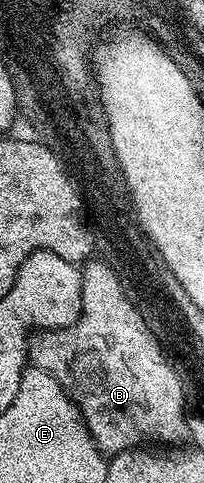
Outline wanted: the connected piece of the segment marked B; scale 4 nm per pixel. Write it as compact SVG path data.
M86 264L82 268L84 289L82 290L82 302L80 303L80 316L75 324L70 324L55 330L40 330L28 341L28 352L30 353L31 367L46 370L60 385L67 396L76 403L80 409L80 417L83 418L89 434L94 438L94 442L100 447L101 452L109 457L117 456L119 452L125 452L131 448L141 446L176 446L186 440L184 435L184 419L181 416L180 408L180 387L176 383L177 375L172 376L168 371L168 366L160 358L160 353L156 351L156 344L153 344L152 337L145 331L144 324L141 324L140 316L132 310L131 304L124 300L123 292L120 292L119 284L113 280L111 272L103 268L100 264Z

